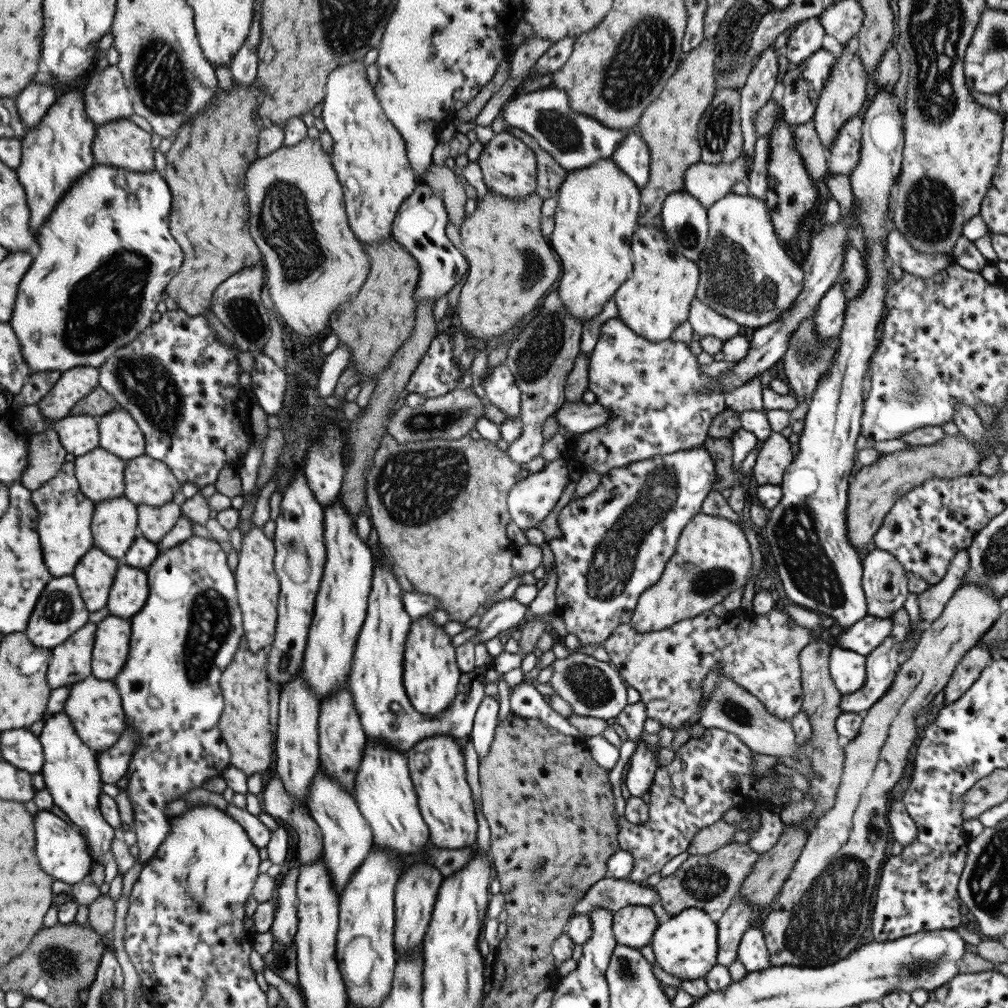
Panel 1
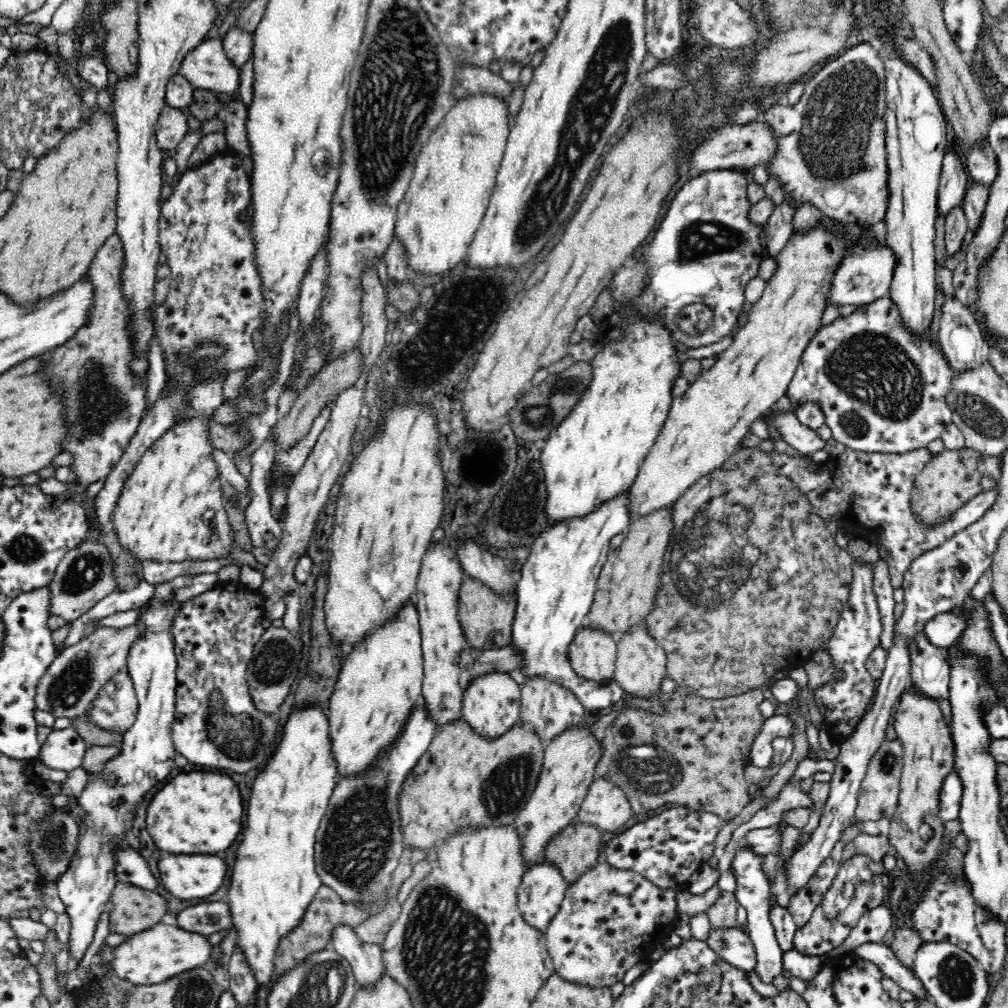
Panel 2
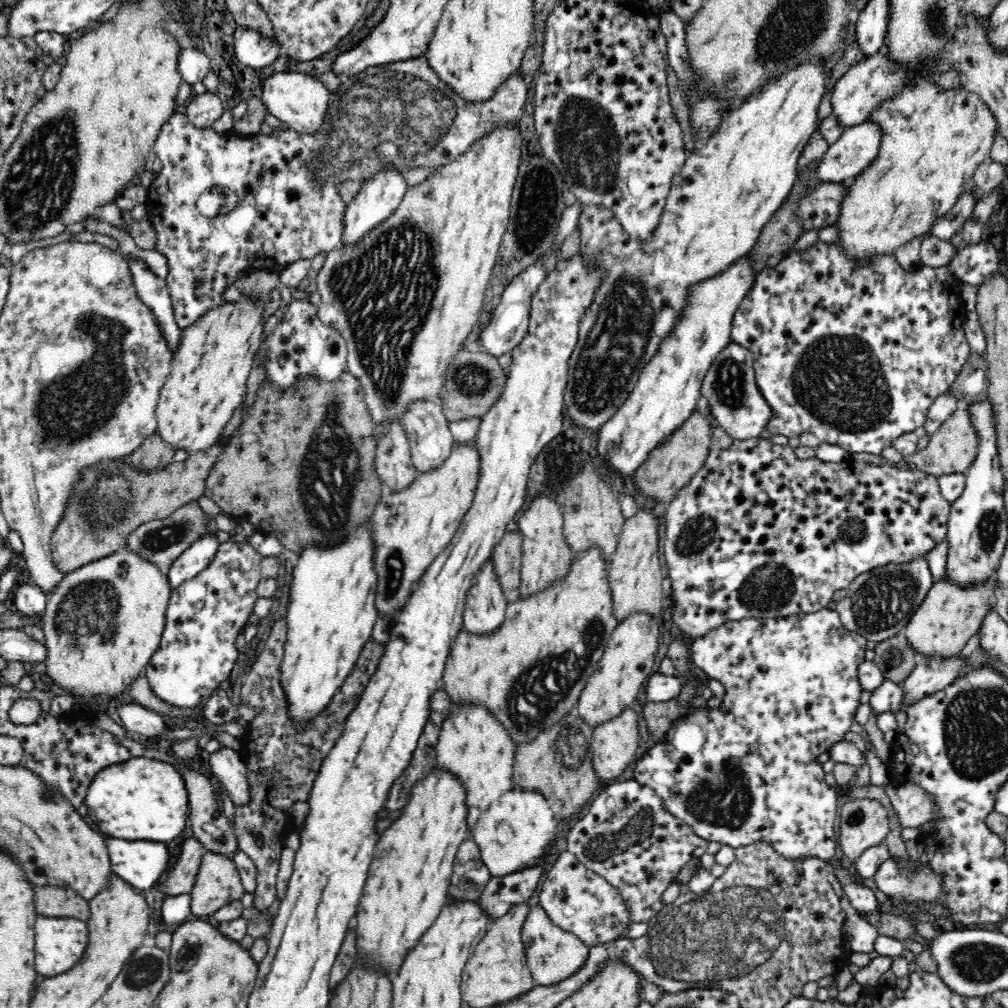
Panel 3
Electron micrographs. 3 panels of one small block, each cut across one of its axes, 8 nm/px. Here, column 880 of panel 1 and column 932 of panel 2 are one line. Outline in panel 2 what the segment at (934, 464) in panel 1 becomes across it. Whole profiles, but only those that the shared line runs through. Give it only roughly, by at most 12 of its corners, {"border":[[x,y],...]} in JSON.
{"border":[[942,449],[916,475],[913,512],[948,520],[1000,482],[1003,461]]}

